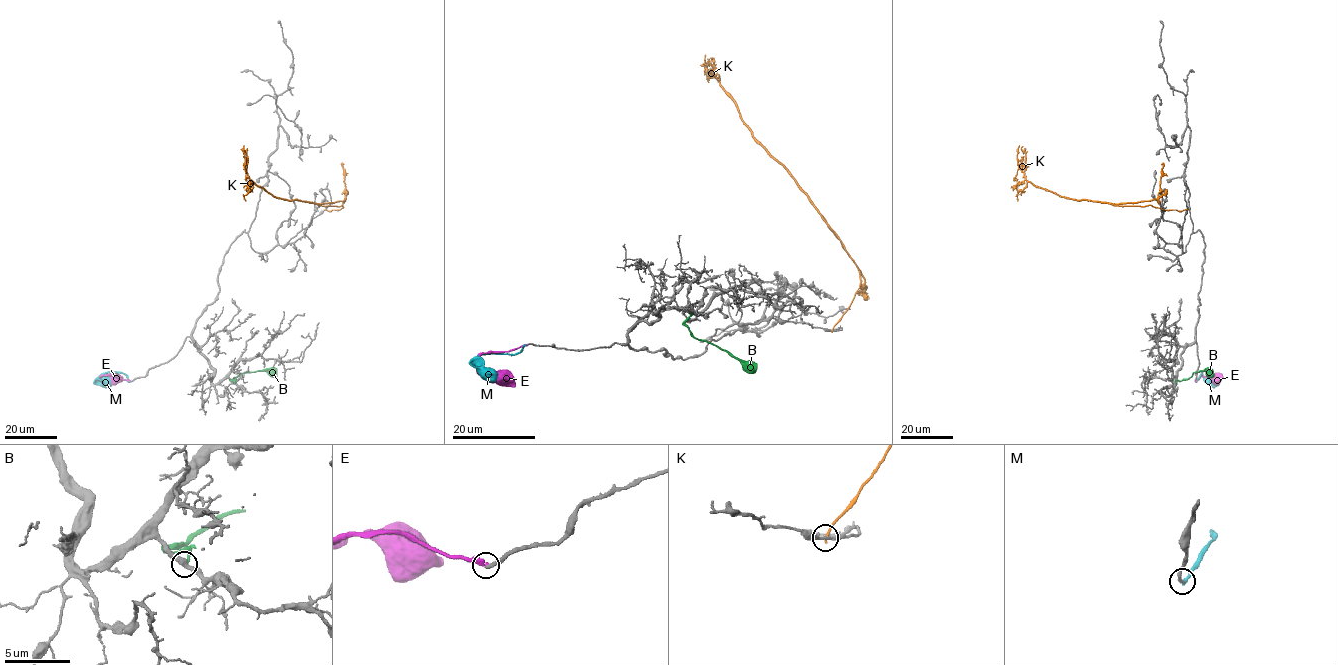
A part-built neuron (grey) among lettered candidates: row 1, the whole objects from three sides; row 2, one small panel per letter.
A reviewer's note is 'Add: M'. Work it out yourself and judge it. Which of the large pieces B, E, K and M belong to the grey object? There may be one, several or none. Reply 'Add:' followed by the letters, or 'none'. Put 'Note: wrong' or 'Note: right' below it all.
Add: M
Note: right

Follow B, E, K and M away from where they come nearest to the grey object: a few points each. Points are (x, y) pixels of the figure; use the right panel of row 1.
B: (1176, 383), (1199, 371), (1211, 376)
E: (1196, 381), (1201, 375), (1217, 377), (1220, 380), (1217, 381)
K: (1187, 209), (1114, 206), (1060, 196), (1026, 179), (1018, 165), (1019, 145)
M: (1195, 381), (1201, 372), (1209, 383), (1219, 382)

